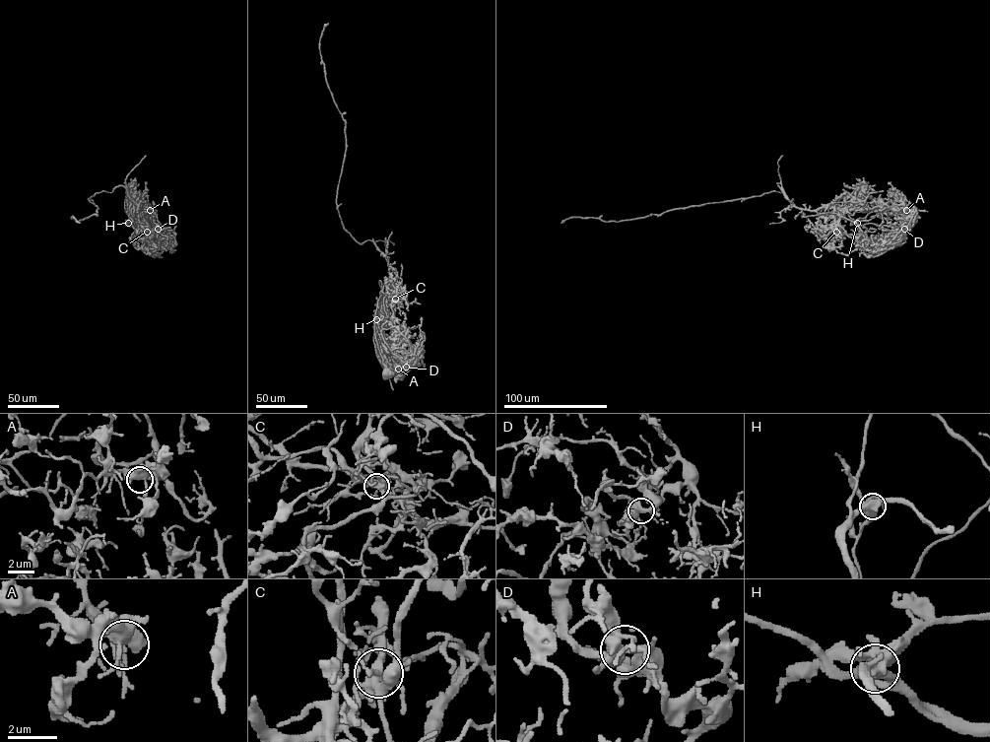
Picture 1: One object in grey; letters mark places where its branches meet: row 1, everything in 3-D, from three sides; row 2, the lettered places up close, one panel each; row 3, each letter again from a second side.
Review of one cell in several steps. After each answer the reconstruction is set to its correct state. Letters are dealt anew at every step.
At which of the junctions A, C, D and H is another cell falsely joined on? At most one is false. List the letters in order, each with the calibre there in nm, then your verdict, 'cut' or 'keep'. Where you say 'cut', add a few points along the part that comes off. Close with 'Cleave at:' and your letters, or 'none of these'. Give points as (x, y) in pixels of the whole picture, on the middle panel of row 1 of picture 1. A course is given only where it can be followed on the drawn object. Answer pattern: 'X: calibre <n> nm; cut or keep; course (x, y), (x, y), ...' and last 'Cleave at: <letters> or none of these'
A: calibre 500 nm; keep
C: calibre 440 nm; cut; course (394, 299), (387, 258), (372, 240), (355, 239), (338, 209), (345, 122), (321, 60), (320, 38), (328, 24)
D: calibre 440 nm; keep
H: calibre 500 nm; keep
Cleave at: C

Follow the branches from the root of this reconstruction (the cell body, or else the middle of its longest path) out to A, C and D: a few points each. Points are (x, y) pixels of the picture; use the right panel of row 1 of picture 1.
A: (911, 226), (857, 223), (870, 220), (887, 209), (906, 210)
C: (911, 226), (860, 225), (837, 218), (827, 229), (820, 231), (832, 228), (836, 232)
D: (911, 226), (857, 223), (879, 213), (911, 212), (913, 203), (910, 212), (914, 213), (904, 229)

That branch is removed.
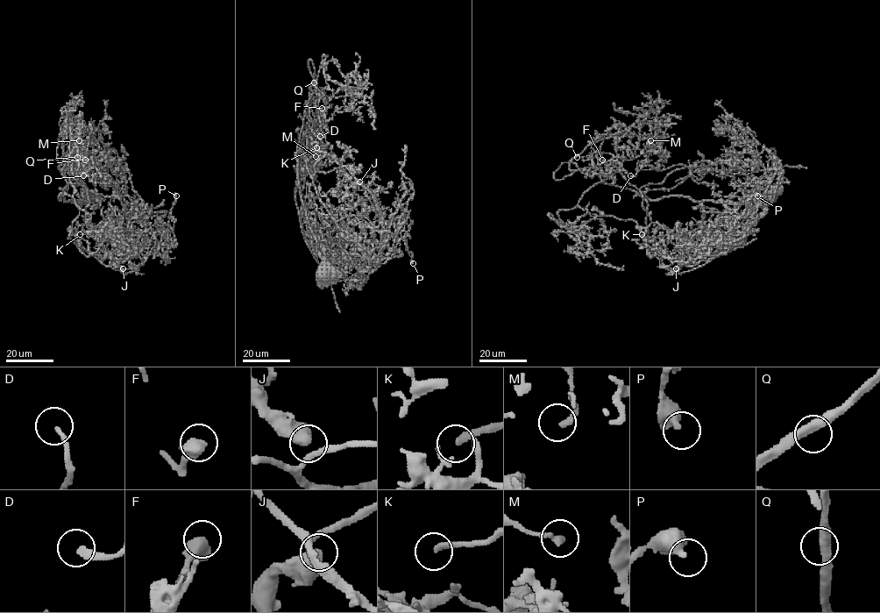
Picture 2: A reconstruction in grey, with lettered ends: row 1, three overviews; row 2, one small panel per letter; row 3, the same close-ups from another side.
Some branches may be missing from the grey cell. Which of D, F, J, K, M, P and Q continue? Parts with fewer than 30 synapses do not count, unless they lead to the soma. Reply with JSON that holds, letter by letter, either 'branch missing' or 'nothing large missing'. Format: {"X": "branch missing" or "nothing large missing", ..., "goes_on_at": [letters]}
{"D": "nothing large missing", "F": "branch missing", "J": "nothing large missing", "K": "branch missing", "M": "nothing large missing", "P": "nothing large missing", "Q": "nothing large missing", "goes_on_at": ["F", "K"]}

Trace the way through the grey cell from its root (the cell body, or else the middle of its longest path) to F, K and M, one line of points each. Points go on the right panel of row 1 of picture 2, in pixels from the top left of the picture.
F: (770, 201), (642, 195), (645, 210), (642, 193), (619, 169), (622, 159), (602, 160)
K: (770, 201), (650, 200), (602, 182), (584, 193), (579, 207), (592, 216), (634, 220), (642, 234)
M: (770, 201), (642, 195), (645, 210), (642, 193), (618, 170), (600, 168), (592, 144), (619, 124), (650, 140)

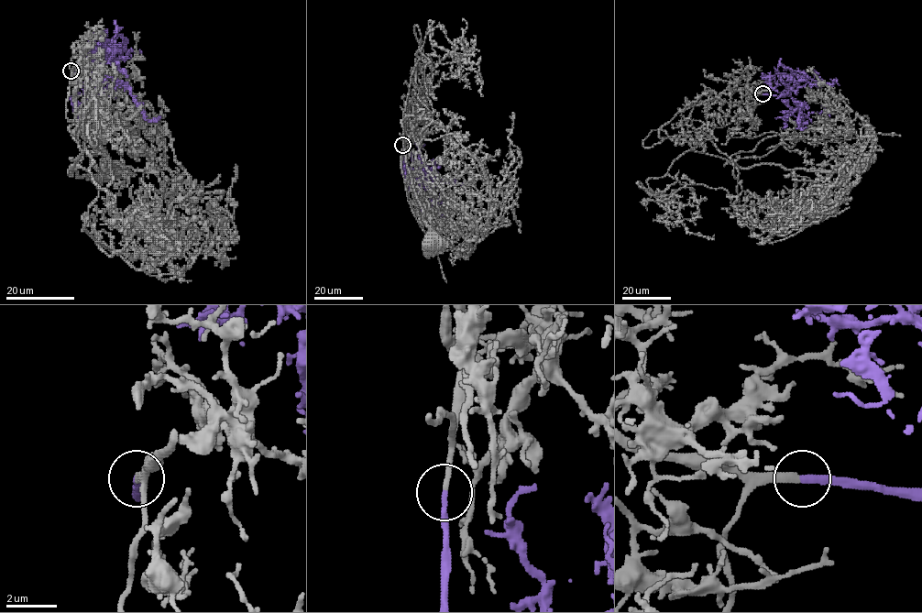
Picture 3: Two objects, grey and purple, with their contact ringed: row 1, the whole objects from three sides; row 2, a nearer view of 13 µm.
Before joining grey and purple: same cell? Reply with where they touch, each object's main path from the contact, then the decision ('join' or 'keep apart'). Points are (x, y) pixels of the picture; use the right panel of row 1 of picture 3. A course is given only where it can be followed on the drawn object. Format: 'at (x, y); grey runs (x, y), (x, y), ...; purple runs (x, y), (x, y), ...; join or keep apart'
at (762, 93); grey runs (762, 93), (732, 88), (708, 101), (708, 138), (731, 160), (736, 178), (733, 163), (862, 169); purple runs (763, 93), (790, 95), (796, 107), (786, 114), (801, 107), (798, 102), (799, 127), (806, 127); join

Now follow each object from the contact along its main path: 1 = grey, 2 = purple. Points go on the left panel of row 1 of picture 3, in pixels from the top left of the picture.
1: (71, 71), (77, 61), (87, 76), (92, 146), (113, 180), (104, 189), (82, 168), (70, 173), (110, 177)
2: (71, 71), (77, 81), (71, 100), (77, 93), (100, 93), (122, 82), (147, 120), (160, 118)

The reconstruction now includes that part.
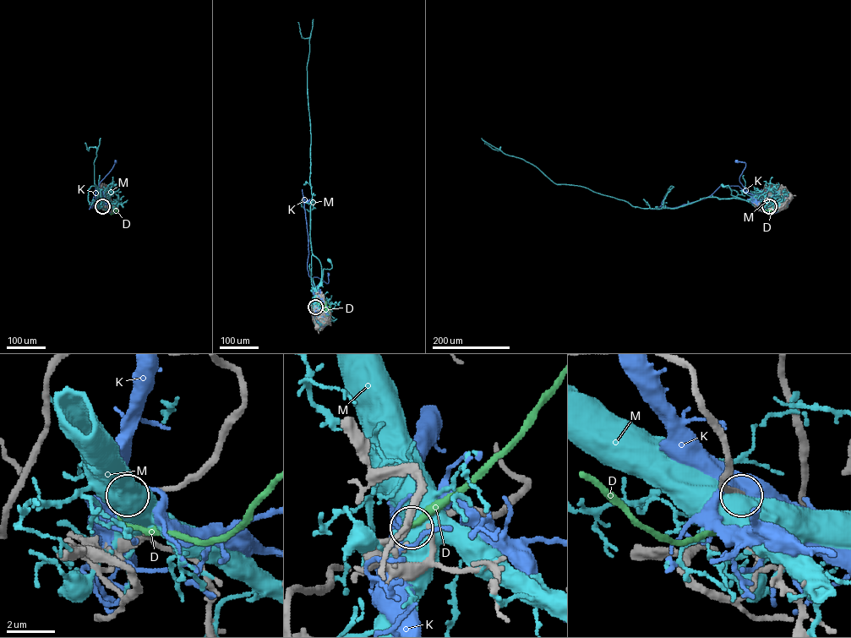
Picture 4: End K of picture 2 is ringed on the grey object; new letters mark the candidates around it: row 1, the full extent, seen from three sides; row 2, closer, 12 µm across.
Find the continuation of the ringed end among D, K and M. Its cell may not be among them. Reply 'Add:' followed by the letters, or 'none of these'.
Add: D

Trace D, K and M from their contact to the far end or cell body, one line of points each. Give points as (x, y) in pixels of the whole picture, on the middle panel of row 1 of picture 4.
D: (315, 307), (318, 302), (330, 309), (328, 306)
K: (315, 307), (312, 279), (318, 277), (327, 283), (328, 275)
M: (315, 307), (313, 299), (323, 269), (332, 267), (329, 260)

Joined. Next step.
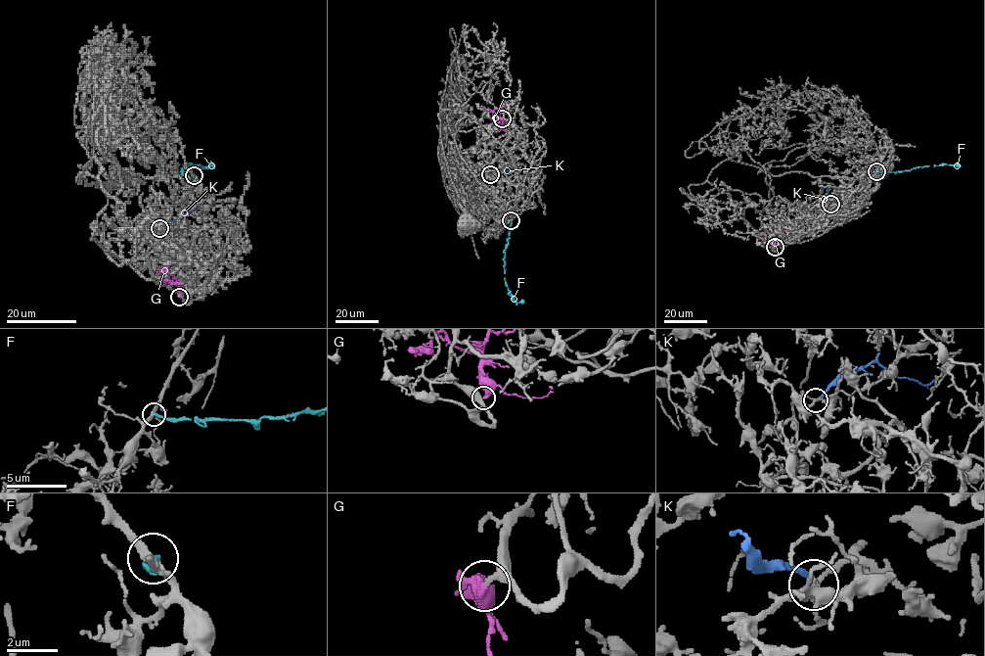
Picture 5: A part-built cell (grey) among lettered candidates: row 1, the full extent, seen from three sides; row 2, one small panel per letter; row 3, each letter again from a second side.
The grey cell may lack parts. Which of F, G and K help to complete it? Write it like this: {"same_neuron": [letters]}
{"same_neuron": ["G"]}

